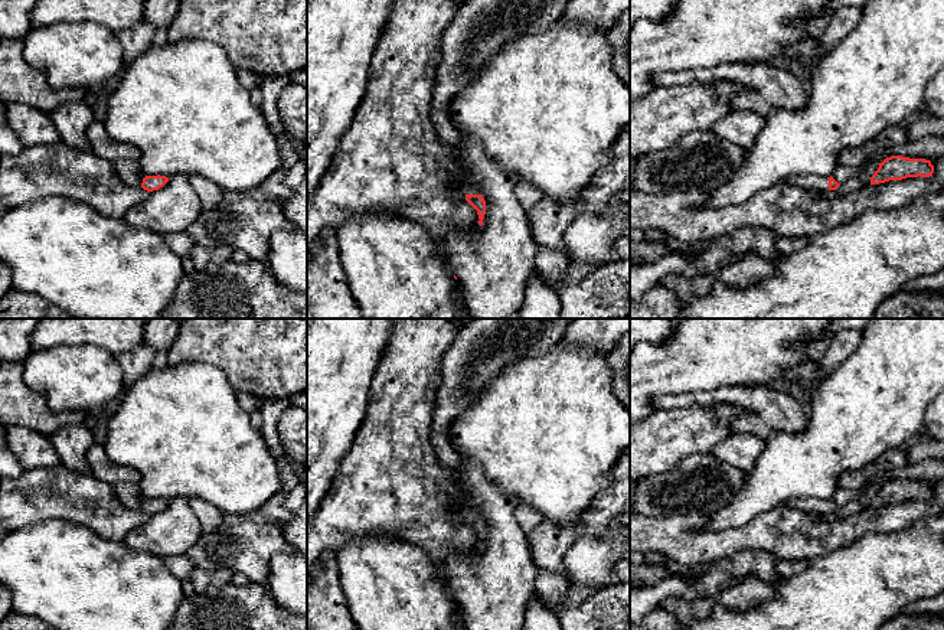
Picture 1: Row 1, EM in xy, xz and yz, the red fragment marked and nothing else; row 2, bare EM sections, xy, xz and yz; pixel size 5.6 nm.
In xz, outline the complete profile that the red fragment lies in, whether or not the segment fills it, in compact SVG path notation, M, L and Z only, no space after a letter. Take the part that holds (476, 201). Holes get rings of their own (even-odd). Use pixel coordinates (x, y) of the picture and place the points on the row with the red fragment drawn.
M467 0L457 9L441 40L431 118L437 134L455 159L461 173L461 193L477 210L483 225L486 200L461 157L460 131L451 124L453 99L512 40L543 30L562 17L571 0Z

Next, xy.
M120 160L114 163L118 177L130 186L141 186L147 192L159 190L163 187L169 177L166 176L144 176L133 160Z

